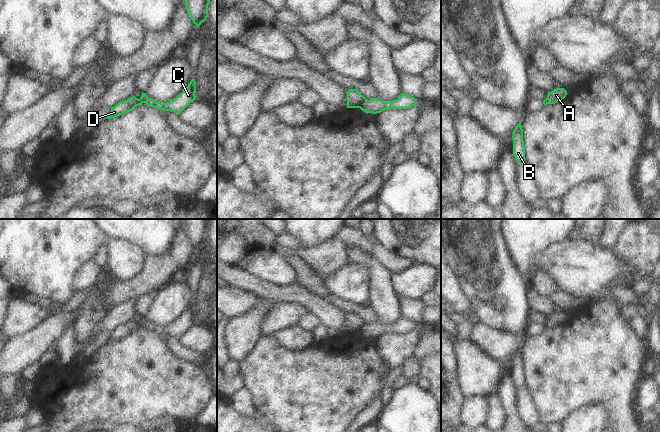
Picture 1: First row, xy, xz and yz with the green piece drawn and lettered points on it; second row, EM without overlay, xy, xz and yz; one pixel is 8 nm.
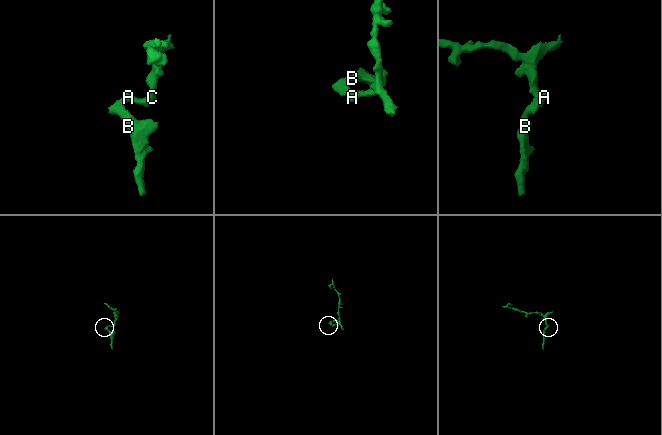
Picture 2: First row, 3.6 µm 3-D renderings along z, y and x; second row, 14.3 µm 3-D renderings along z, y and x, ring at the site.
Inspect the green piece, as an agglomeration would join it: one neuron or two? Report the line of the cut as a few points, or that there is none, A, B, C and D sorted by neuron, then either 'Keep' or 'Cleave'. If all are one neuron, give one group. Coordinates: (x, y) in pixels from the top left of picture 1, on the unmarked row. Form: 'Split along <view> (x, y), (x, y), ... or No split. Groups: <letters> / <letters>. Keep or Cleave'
Split along xz (365, 322), (358, 331). Groups: A C / B D. Cleave

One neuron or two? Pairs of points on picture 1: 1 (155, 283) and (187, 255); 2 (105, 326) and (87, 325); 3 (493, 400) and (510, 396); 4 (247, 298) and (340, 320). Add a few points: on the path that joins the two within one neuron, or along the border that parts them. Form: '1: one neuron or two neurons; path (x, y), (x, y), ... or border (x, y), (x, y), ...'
1: one neuron; path (163, 275), (179, 259)
2: two neurons; border (108, 312), (97, 324)
3: two neurons; border (494, 392), (500, 401), (504, 413), (504, 421)
4: two neurons; border (239, 288), (258, 293), (262, 297)

